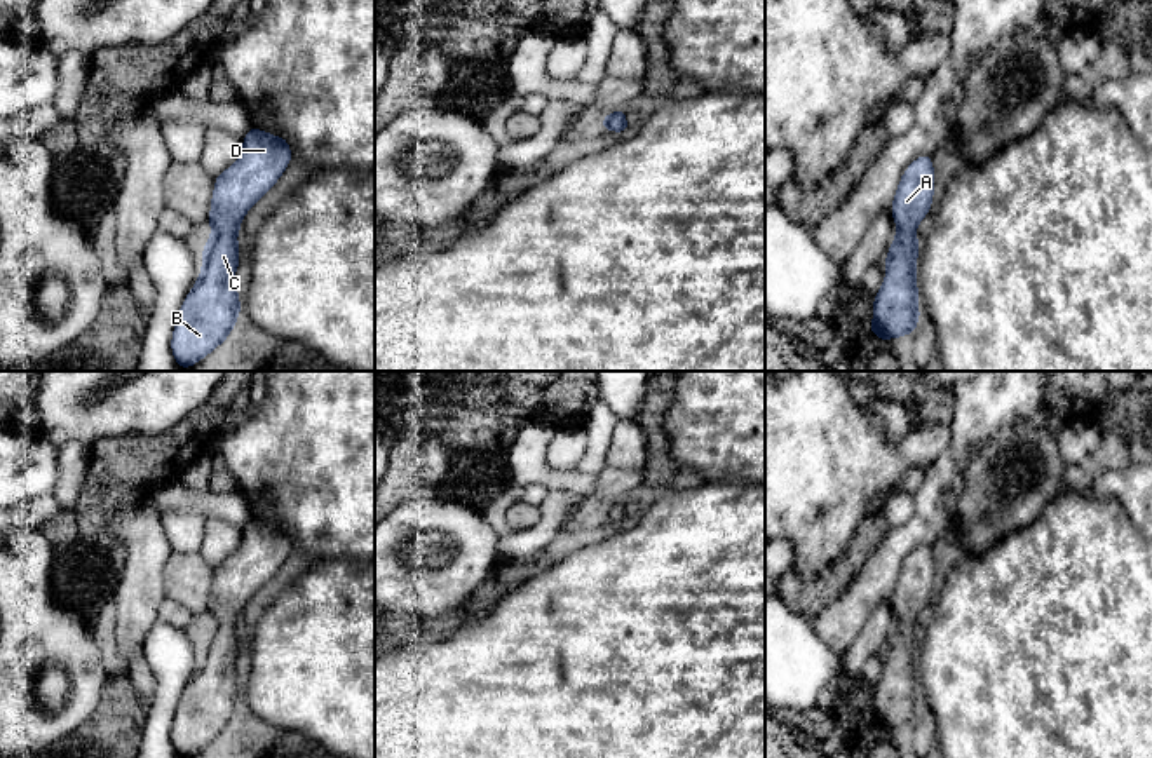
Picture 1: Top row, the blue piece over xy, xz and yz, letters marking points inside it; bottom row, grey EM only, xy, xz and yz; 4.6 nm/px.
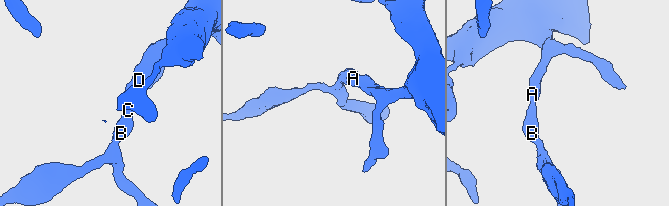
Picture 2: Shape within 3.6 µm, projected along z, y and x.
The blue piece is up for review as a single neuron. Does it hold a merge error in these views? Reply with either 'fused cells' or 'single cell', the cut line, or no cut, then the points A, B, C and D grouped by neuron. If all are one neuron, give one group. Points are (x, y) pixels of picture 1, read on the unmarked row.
single cell | no cut | A B C D

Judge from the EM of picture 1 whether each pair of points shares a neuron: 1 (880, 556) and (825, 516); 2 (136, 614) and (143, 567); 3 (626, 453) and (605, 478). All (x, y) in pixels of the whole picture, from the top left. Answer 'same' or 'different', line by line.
1: different
2: same
3: different

